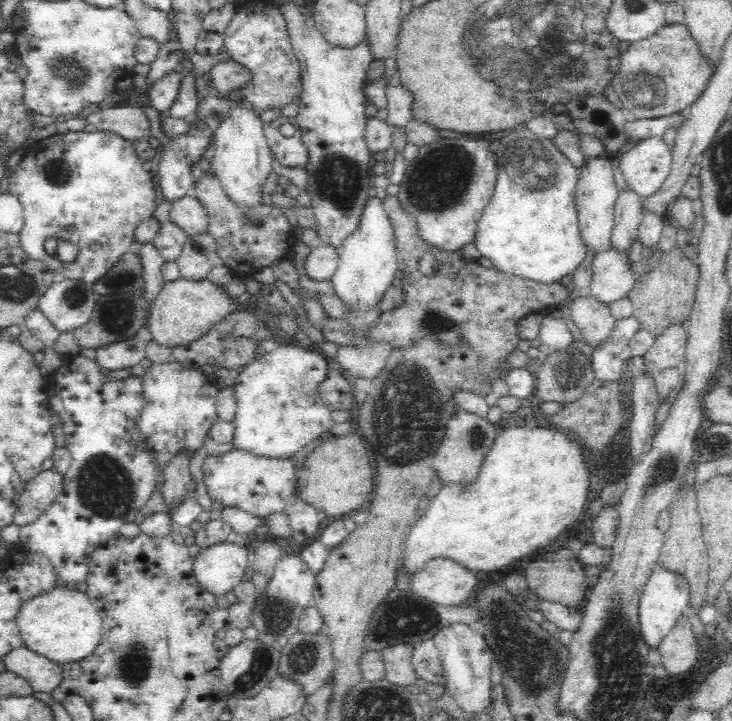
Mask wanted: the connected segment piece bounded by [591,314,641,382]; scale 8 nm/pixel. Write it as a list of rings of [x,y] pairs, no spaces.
[[[632,314],[616,321],[609,341],[599,349],[593,349],[592,366],[595,379],[618,381],[624,361],[627,359],[630,339],[641,329],[640,321]]]

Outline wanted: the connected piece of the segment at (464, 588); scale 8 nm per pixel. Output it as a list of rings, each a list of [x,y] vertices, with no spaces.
[[[432,556],[410,576],[410,588],[434,604],[462,604],[476,590],[476,572],[455,560]]]

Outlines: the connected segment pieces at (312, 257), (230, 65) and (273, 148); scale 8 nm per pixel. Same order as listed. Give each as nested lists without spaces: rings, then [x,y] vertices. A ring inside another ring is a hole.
[[[316,243],[311,247],[311,251],[304,264],[304,274],[310,280],[322,282],[322,280],[330,280],[332,274],[337,268],[338,254],[334,247],[324,245],[324,243]]]
[[[234,59],[214,65],[210,69],[209,75],[212,89],[223,97],[240,89],[246,83],[251,83],[253,77],[249,68]]]
[[[280,115],[275,120],[263,124],[263,133],[267,138],[270,152],[274,154],[274,158],[276,158],[282,166],[306,165],[306,162],[308,162],[308,153],[306,152],[304,143],[301,141],[302,129],[297,123],[296,117]],[[286,122],[294,125],[295,133],[293,136],[286,137],[280,133],[278,128],[280,128],[282,124],[286,124]]]

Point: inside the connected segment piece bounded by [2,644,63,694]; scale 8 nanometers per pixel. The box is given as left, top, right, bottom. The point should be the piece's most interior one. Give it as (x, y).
(44, 675)

